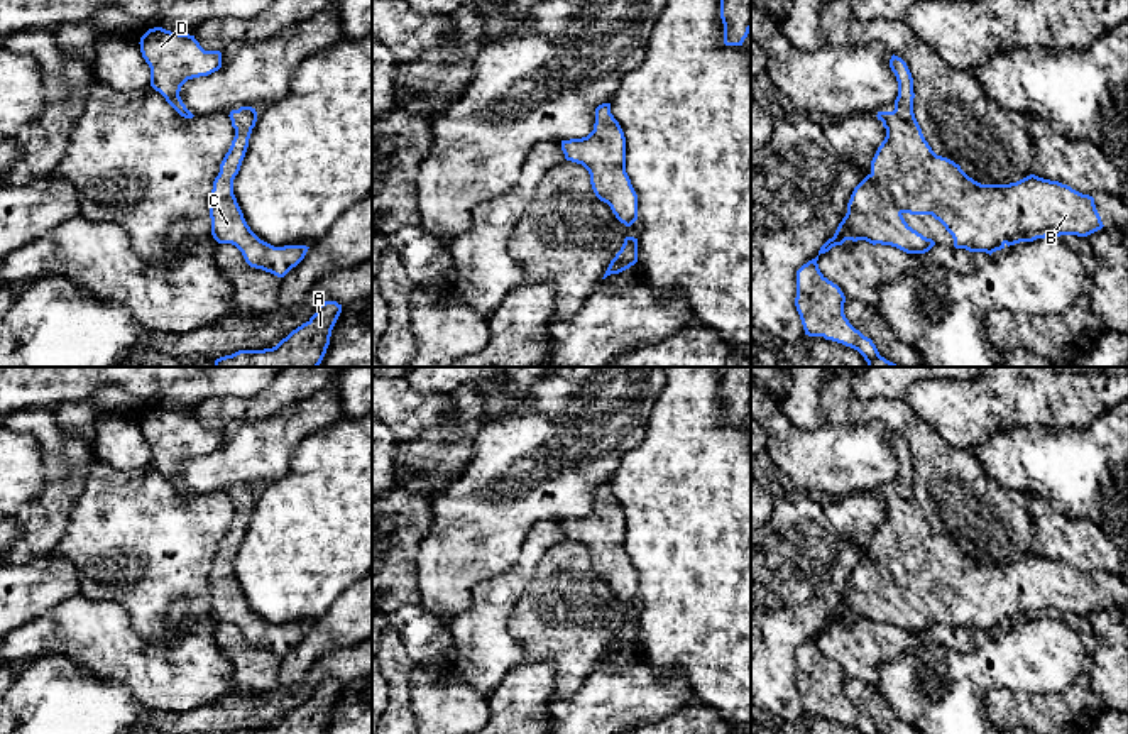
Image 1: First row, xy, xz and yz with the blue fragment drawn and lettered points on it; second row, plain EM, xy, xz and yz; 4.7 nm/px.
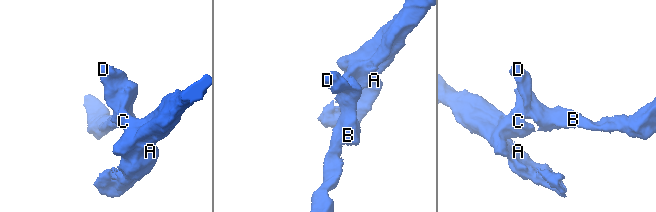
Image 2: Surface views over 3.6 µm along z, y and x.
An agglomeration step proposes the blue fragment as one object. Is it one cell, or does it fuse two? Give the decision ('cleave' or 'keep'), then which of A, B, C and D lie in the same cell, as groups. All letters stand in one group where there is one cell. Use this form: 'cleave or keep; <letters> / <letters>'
keep; A B C D

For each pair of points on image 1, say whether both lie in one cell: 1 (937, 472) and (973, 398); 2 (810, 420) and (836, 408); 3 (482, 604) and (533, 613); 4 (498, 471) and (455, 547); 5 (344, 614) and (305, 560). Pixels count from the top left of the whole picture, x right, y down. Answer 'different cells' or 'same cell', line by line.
1: different cells
2: different cells
3: different cells
4: same cell
5: different cells

